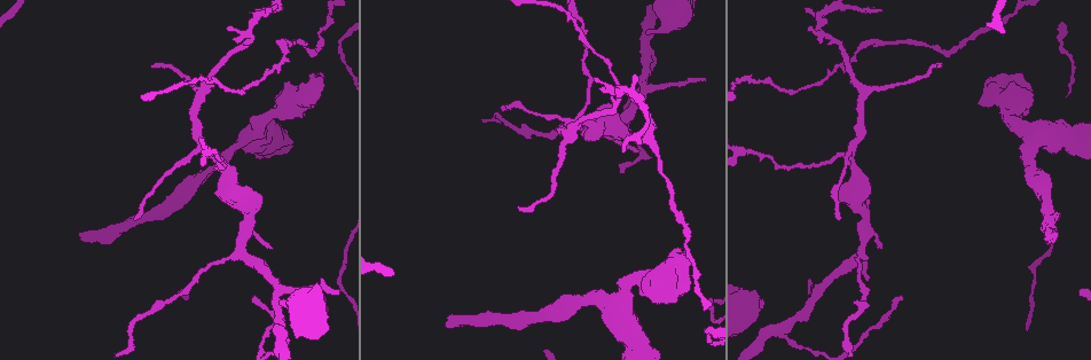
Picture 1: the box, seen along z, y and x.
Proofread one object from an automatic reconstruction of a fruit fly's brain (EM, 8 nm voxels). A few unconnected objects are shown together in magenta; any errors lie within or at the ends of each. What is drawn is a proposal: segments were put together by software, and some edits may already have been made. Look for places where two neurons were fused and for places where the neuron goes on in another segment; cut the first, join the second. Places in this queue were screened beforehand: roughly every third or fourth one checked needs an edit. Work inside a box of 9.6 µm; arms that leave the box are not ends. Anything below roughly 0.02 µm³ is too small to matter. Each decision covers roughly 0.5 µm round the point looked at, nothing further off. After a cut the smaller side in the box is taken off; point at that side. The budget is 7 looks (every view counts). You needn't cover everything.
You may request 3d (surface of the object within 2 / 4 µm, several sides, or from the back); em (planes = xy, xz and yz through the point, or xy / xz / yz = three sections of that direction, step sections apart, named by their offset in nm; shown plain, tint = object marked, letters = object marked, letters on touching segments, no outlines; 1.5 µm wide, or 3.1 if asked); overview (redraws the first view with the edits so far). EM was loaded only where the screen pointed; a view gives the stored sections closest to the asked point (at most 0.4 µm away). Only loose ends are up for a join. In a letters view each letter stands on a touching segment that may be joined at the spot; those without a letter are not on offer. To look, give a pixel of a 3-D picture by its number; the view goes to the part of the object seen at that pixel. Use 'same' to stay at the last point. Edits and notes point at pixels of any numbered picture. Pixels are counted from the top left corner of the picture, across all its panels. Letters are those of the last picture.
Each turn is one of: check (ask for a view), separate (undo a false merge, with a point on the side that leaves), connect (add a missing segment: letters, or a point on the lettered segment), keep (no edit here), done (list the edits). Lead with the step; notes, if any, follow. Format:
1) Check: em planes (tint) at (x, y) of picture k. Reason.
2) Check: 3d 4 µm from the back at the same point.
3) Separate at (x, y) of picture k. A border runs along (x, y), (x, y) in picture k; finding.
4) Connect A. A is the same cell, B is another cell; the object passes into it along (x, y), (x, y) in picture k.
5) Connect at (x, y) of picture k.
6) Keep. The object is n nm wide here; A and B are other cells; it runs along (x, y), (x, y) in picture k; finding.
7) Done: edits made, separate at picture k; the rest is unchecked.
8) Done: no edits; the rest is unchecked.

Check: 3d 2 µm at (646, 35) of picture 1.

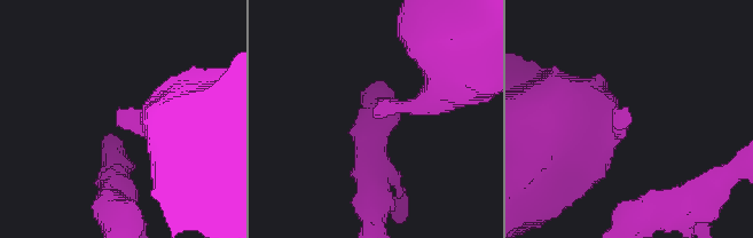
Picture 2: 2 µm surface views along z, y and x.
Check: em planes (letters) at (117, 110) of picture 2. Shape alone is not enough.

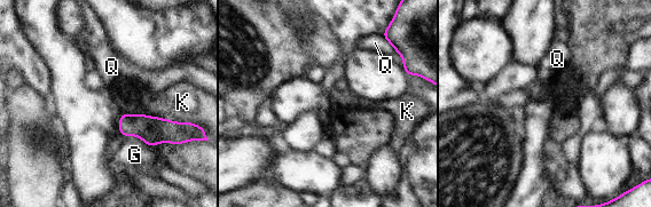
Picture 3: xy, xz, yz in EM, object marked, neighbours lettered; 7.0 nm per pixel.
Keep. G, K and Q are other cells; a border runs along (125, 136), (138, 136), (149, 146) in picture 3; no lettered segment goes on from it.

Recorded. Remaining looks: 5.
Check: em planes (letters) at (501, 106) of picture 1. Branch stops here.

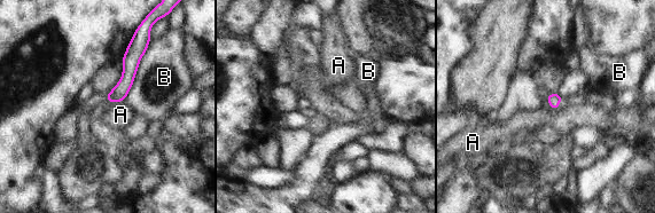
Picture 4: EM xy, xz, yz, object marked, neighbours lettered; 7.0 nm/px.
Keep. A and B are other cells; it runs along (141, 37), (127, 79), (110, 99) in picture 4; no lettered segment goes on from it.

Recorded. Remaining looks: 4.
Check: em xy step 8 (letters) at (313, 101) of picture 1. Branch stops here.

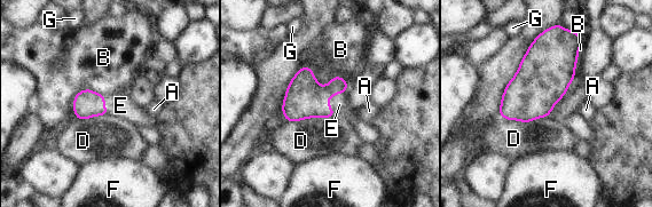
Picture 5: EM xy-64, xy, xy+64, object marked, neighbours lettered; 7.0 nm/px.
Connect E. E is the same cell, A, B, D, F and G are other cells; the object passes into it along (305, 97), (329, 97), (339, 104) in picture 5; the neuron continues.

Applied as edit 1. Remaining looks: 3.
Done: edits made, connect at picture 5; the rest is unchecked.

